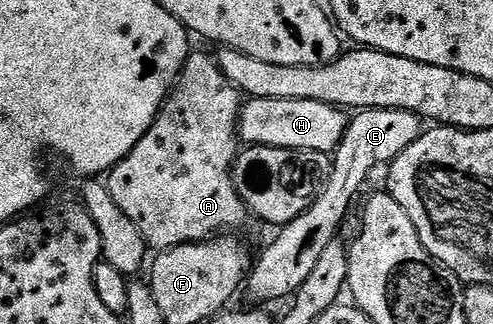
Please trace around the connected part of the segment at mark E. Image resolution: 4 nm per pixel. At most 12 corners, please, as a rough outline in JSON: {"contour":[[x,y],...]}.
{"contour":[[404,109],[359,110],[326,186],[257,256],[255,304],[289,300],[378,166],[424,130]]}

